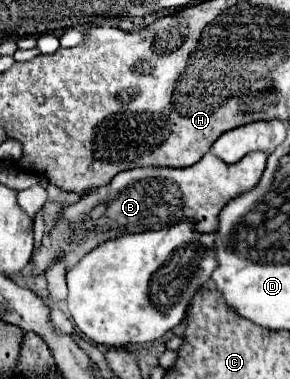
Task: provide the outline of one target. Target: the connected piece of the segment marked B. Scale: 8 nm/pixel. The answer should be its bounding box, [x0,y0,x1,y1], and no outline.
[33,151,267,273]

